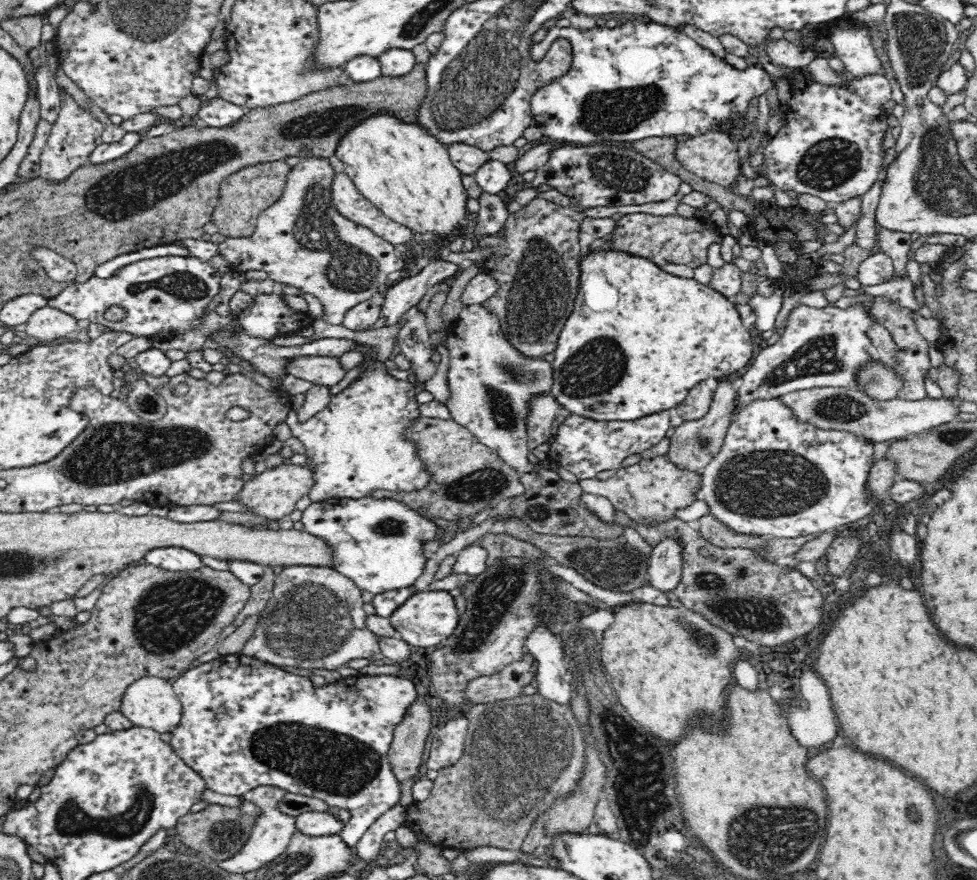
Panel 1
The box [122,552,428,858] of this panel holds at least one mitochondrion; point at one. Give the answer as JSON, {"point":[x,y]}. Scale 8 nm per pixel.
{"point":[327,761]}

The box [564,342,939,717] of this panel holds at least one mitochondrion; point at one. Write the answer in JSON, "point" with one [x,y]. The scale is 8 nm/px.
{"point":[764,484]}

